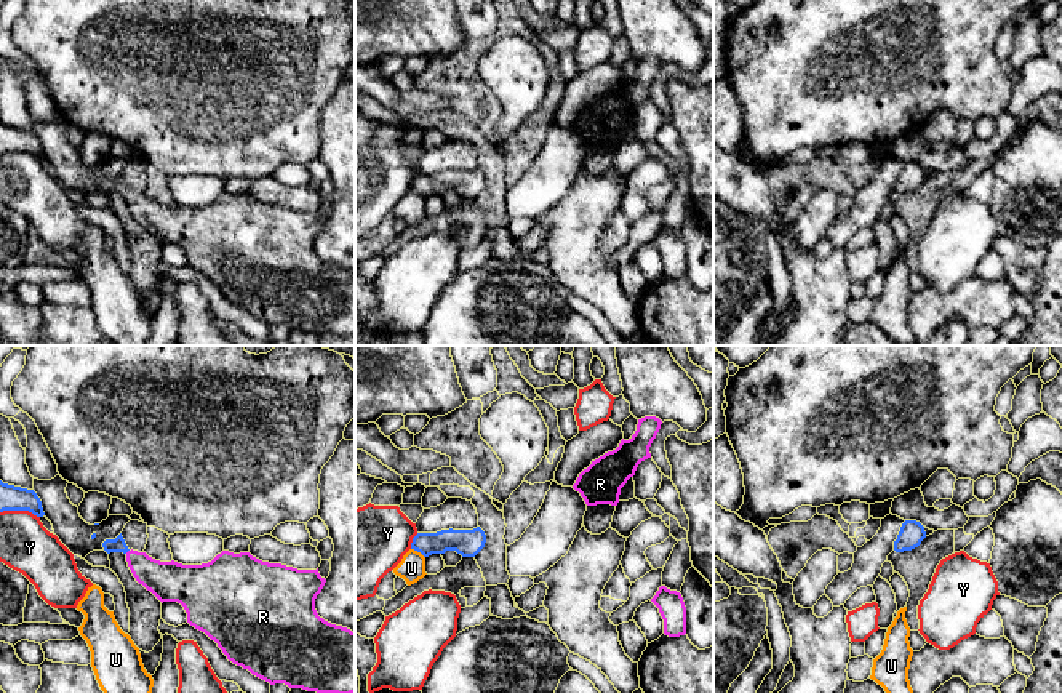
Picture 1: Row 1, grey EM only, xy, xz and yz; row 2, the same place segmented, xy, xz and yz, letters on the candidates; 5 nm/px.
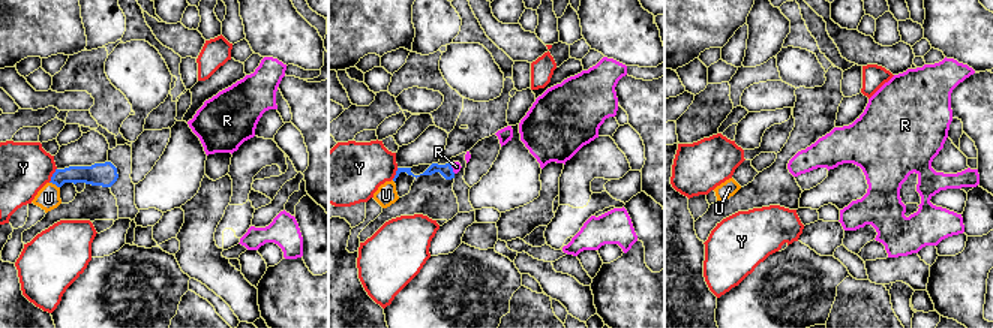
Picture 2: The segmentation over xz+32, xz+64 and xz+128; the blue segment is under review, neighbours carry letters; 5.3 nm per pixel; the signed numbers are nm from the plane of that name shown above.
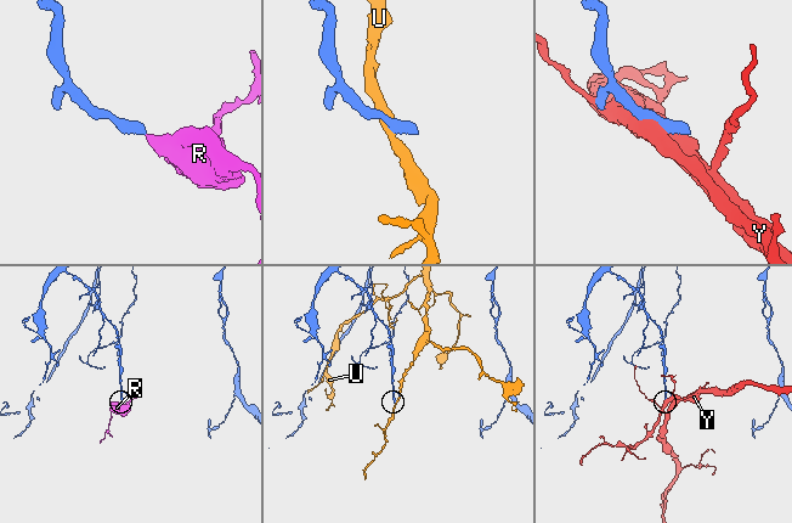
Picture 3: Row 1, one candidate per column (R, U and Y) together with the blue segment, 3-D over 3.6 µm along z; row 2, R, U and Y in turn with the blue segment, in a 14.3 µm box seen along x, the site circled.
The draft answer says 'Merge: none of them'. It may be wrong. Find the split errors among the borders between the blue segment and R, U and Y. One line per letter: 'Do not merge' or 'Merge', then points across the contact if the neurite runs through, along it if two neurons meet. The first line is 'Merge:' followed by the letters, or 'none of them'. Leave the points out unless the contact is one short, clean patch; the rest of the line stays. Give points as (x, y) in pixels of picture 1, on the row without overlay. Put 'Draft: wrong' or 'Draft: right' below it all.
Merge: R
R: Merge. Path across: xy (117, 186), (127, 192), (147, 213), (165, 221)
U: Do not merge. Boundary: xz (411, 189), (424, 199)
Y: Do not merge
Draft: wrong

